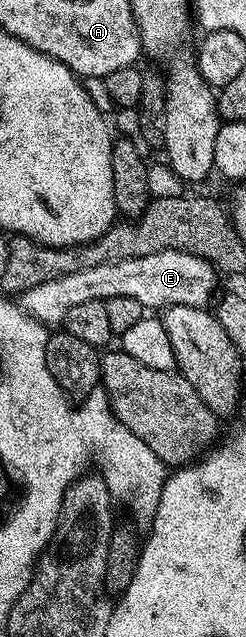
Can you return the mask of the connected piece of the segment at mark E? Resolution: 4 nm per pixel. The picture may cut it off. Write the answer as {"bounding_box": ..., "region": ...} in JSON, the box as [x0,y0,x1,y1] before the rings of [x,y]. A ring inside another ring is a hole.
{"bounding_box":[18,248,218,326],"region":[[[167,248],[138,258],[111,260],[83,268],[74,274],[66,274],[62,278],[54,278],[50,282],[42,282],[42,286],[26,290],[19,297],[18,303],[29,316],[45,326],[59,325],[66,318],[70,306],[79,306],[82,302],[91,300],[106,302],[115,296],[134,298],[145,310],[163,310],[169,304],[198,308],[209,303],[207,300],[216,288],[216,276],[218,277],[217,269],[208,260],[189,252]]]}

